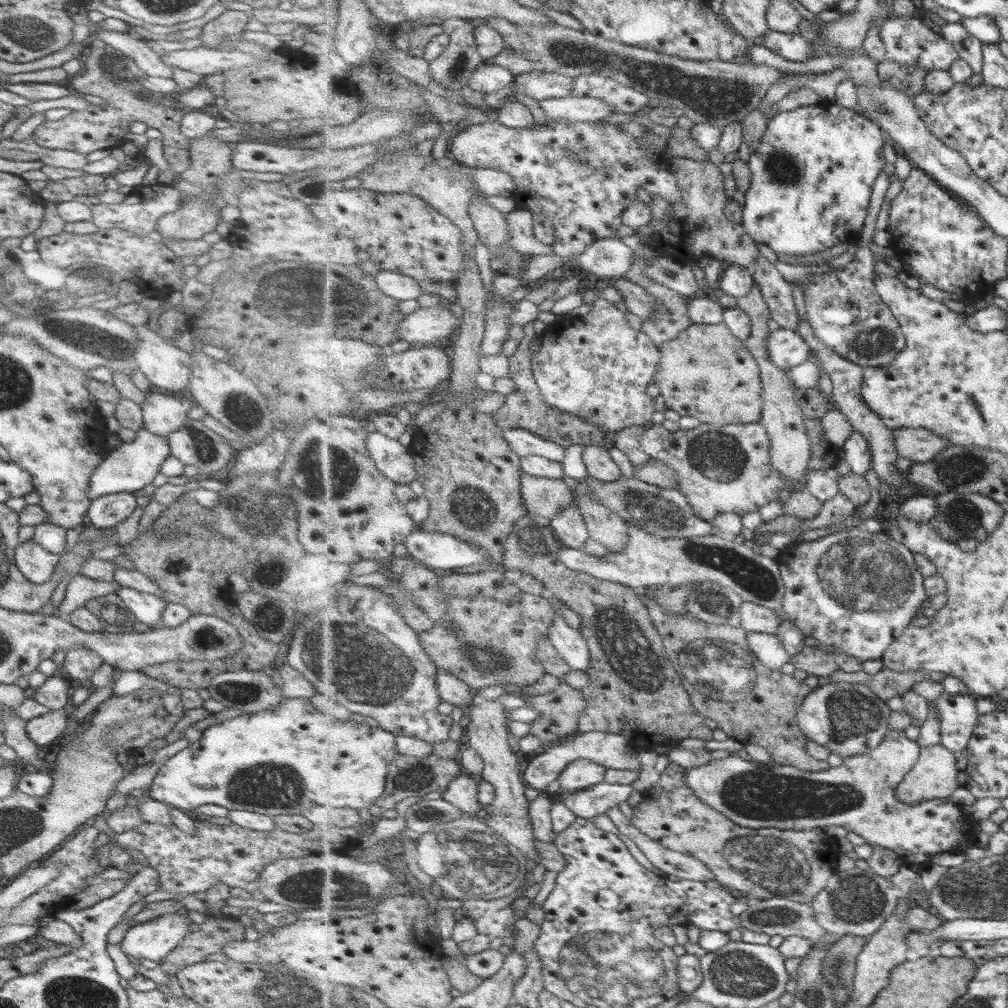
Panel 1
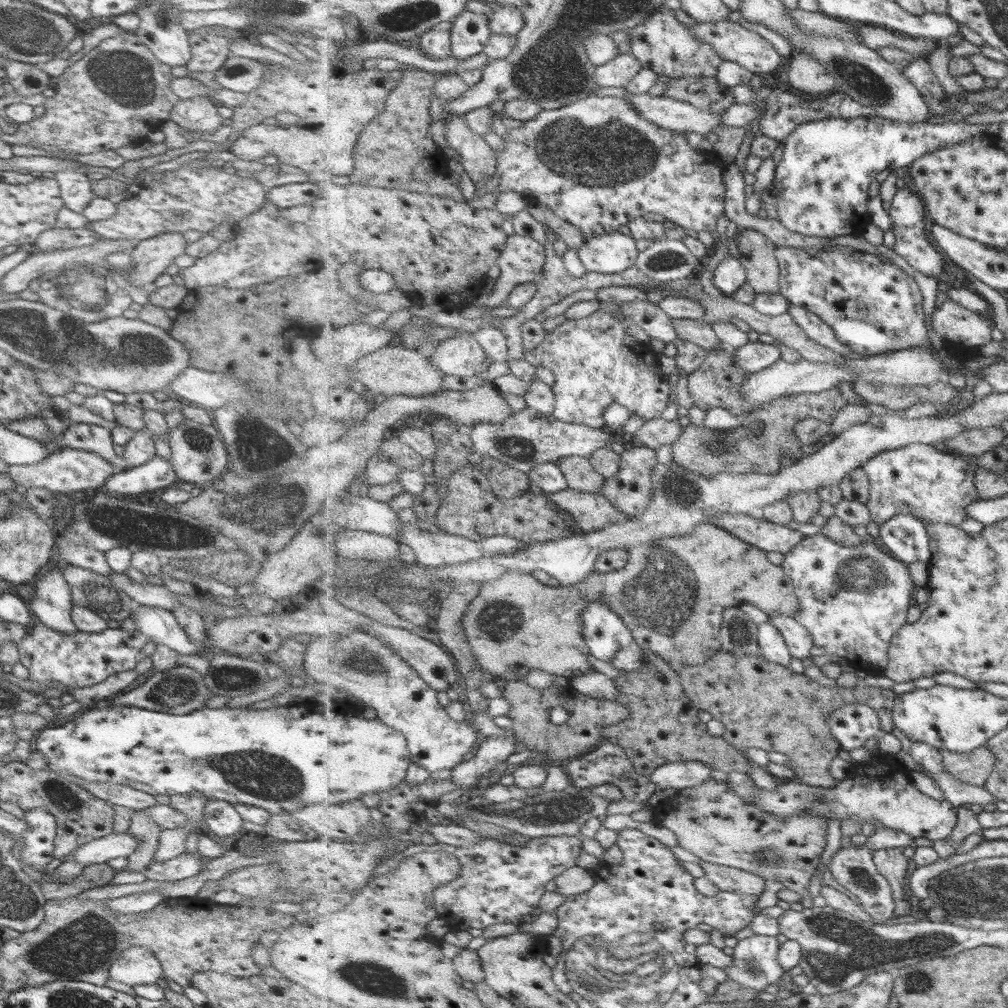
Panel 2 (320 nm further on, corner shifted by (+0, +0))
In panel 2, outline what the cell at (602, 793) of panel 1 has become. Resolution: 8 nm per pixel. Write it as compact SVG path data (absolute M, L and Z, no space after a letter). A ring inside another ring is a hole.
M675 762L665 764L650 776L650 781L659 788L674 788L681 790L699 786L711 778L711 769L703 762Z

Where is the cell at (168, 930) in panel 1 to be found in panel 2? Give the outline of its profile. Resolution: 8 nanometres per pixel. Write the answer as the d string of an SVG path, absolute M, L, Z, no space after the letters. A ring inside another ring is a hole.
M145 947L123 949L108 969L108 979L125 986L156 984L162 969L151 951Z

